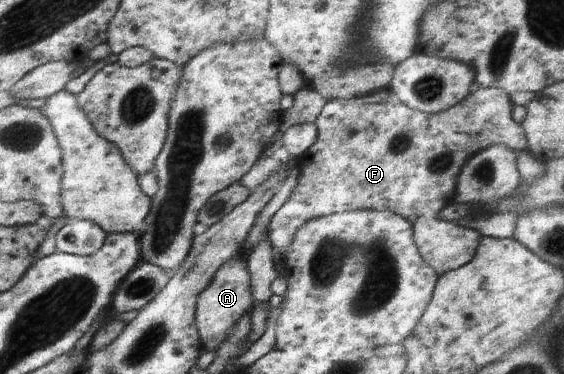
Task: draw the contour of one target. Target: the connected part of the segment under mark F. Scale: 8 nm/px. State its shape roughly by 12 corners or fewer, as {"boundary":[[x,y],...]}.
{"boundary":[[389,89],[326,101],[268,222],[395,210],[439,276],[481,234],[443,220],[459,170],[526,152],[503,89],[438,113]]}

